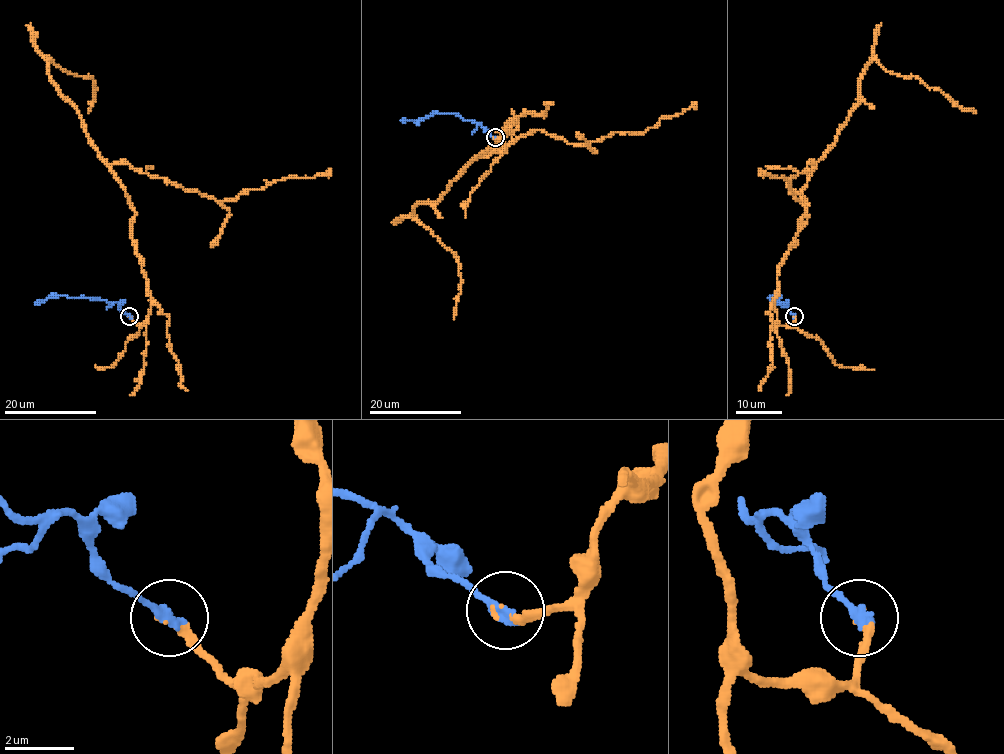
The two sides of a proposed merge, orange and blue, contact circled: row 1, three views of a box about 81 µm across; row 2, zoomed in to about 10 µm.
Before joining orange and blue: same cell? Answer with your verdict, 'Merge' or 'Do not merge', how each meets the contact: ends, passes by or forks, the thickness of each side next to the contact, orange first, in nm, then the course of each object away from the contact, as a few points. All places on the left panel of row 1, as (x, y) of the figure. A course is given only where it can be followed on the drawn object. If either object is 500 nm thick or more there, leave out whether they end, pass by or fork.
Merge. At the ring orange ends. At the ring blue ends. Thickness 200 nm (orange) against 320 nm. Course of orange: (129, 317), (142, 325), (151, 297), (133, 240), (130, 200), (47, 62), (91, 76), (89, 112). Course of blue: (129, 317), (116, 303), (104, 299), (54, 296), (35, 304)

